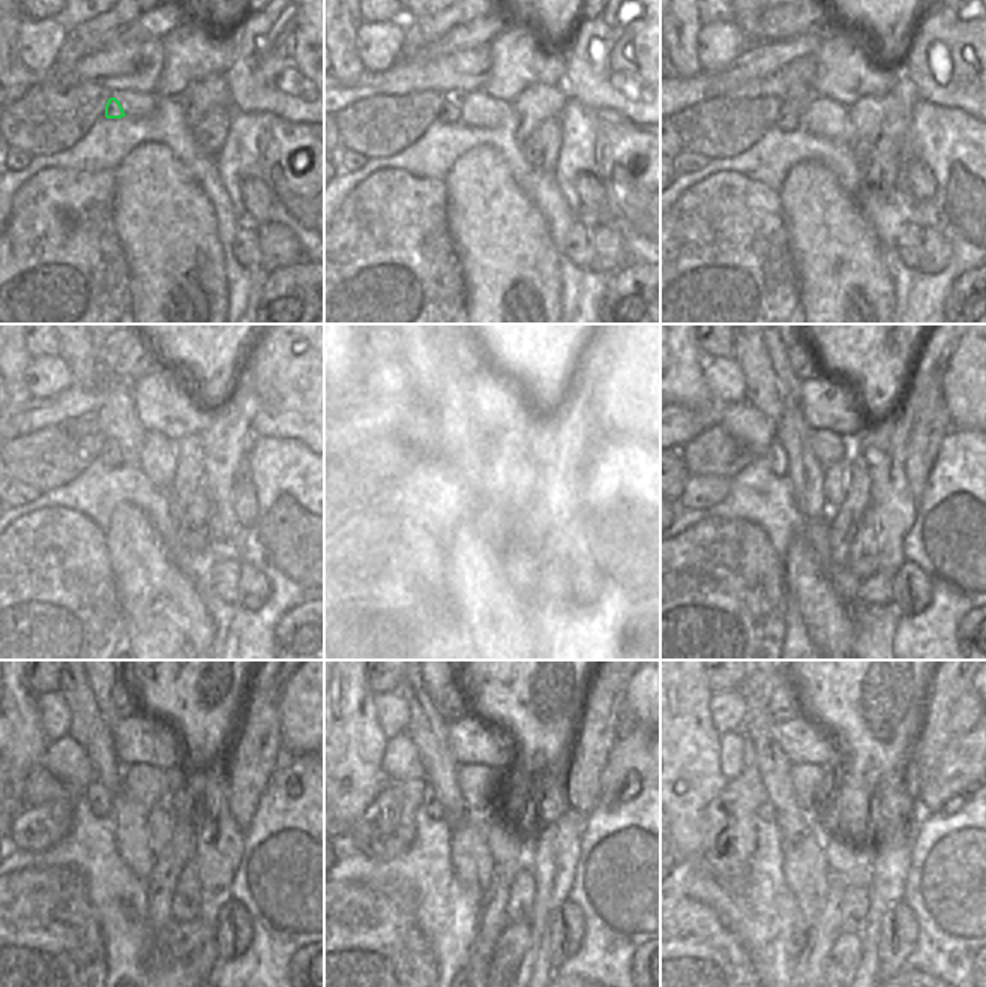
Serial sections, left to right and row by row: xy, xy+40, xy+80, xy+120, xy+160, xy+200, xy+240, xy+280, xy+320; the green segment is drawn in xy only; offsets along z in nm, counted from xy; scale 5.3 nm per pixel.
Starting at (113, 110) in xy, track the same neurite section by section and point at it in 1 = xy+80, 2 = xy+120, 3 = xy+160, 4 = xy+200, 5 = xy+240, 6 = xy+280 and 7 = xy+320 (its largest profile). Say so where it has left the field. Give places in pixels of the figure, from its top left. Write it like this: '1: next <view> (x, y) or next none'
1: next xy+80 (787, 119)
2: next xy+120 (110, 455)
3: next xy+160 (438, 455)
4: next xy+200 (776, 455)
5: next xy+240 (101, 801)
6: next xy+280 (434, 809)
7: next xy+320 (766, 812)

